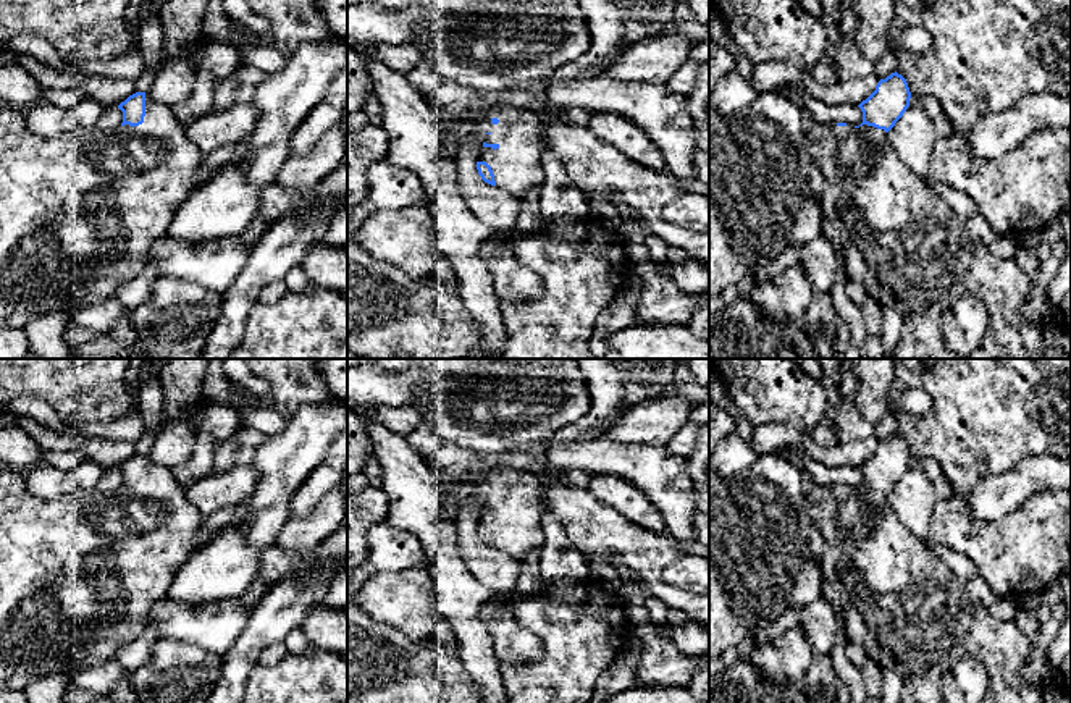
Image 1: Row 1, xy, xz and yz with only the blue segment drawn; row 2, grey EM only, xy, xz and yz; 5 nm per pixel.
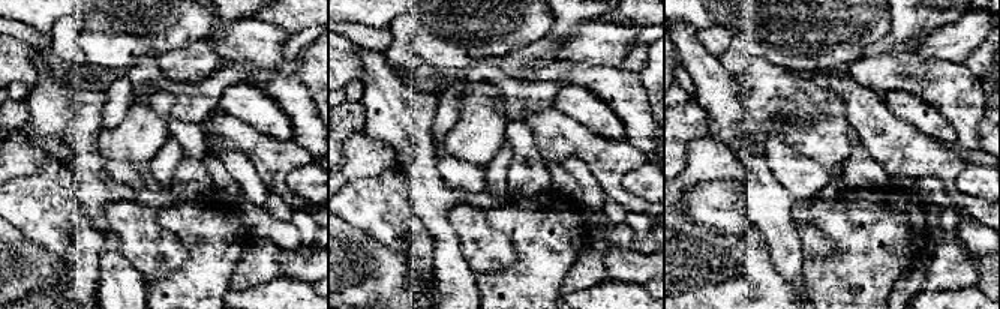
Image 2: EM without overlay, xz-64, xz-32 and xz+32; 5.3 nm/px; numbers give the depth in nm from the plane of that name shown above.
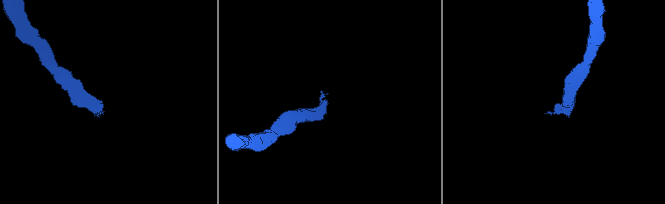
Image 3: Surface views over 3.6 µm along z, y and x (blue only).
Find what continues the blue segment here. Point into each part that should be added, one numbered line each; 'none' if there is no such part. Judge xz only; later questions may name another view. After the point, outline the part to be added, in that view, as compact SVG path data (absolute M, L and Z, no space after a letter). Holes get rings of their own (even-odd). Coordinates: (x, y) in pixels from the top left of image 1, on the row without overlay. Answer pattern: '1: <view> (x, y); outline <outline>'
1: xz (517, 529); outline M446 441L426 464L444 491L443 504L452 504L457 512L470 496L477 496L488 506L481 511L478 524L486 524L491 528L498 549L523 559L531 549L543 548L544 530L541 519L546 512L543 485L531 470L506 467L491 457L472 453L451 441Z

